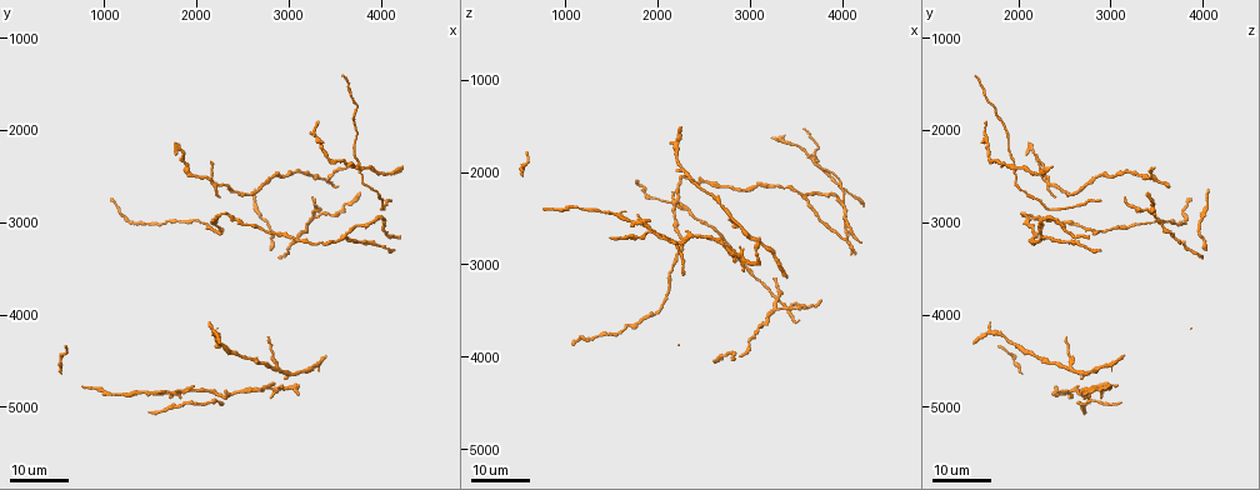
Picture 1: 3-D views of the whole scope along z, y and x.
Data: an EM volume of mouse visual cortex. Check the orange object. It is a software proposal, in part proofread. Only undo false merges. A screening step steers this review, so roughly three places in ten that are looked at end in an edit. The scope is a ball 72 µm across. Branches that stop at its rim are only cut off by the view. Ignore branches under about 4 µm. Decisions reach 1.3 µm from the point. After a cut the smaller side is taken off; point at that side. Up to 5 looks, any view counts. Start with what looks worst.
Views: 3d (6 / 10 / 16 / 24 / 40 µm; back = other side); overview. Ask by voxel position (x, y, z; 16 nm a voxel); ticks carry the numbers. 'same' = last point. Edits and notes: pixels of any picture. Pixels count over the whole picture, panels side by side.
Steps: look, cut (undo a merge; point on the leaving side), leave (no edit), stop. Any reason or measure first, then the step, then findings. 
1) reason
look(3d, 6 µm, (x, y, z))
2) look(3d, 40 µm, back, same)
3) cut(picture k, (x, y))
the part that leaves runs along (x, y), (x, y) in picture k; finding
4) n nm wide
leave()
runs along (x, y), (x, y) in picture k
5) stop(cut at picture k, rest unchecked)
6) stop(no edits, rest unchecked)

look(3d, 24 µm, (3600, 3150, 2250))

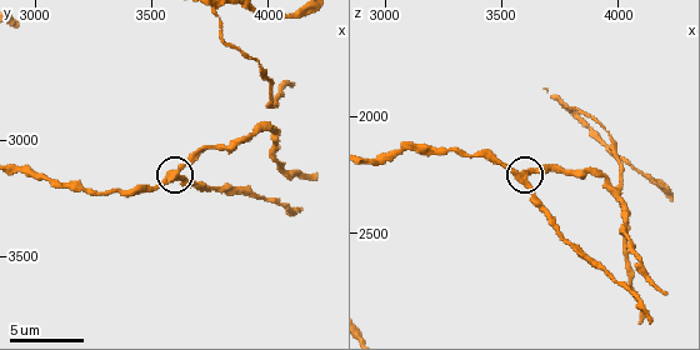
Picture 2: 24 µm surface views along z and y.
closer look
look(3d, 6 µm, (3610, 3150, 2240))

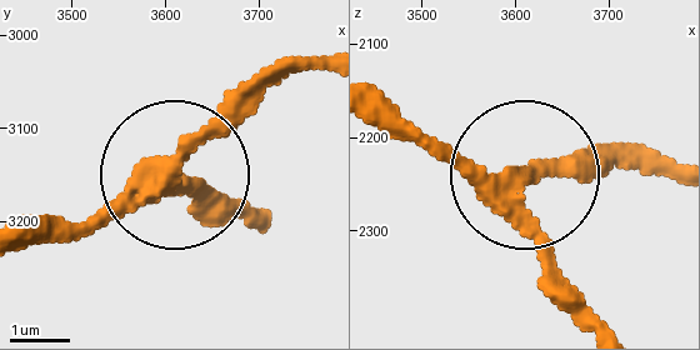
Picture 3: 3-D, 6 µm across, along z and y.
side arm 14 µm
leave()
runs along (378, 111), (521, 176), (546, 290), (571, 320) in picture 3; one neuron here

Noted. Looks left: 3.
two arms in line, one across
look(3d, 24 µm, (3300, 2900, 3450))

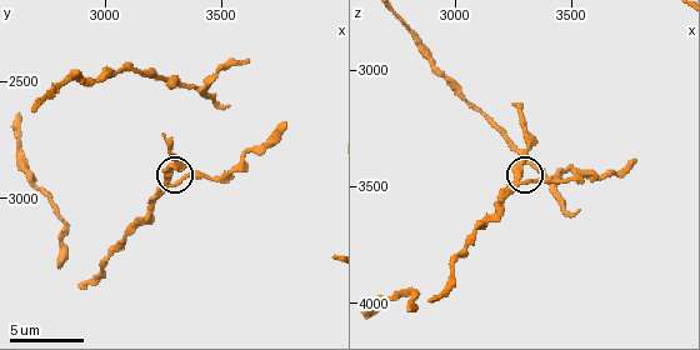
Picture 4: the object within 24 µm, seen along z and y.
look(3d, 10 µm, (3280, 2930, 3460))

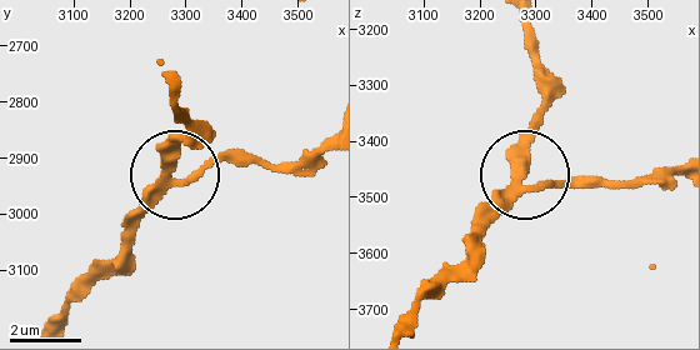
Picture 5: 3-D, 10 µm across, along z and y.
leave()
continuous, no second neuron

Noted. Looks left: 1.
stop(no edits, rest unchecked)

